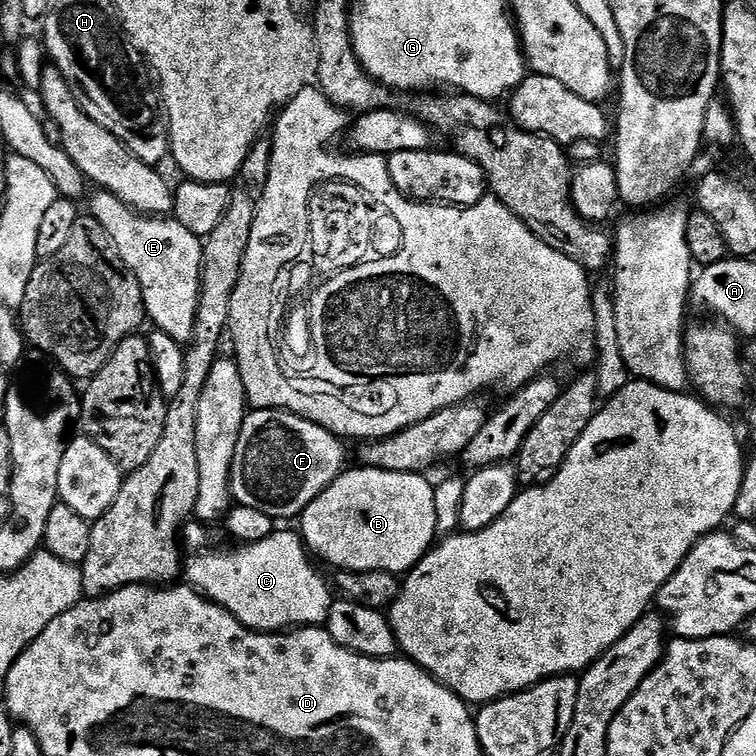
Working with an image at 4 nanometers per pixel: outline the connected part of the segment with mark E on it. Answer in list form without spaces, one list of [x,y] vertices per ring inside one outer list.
[[[96,190],[94,192],[96,193],[92,196],[90,215],[100,223],[102,230],[106,230],[114,250],[122,258],[128,271],[134,274],[134,278],[142,290],[147,319],[151,323],[153,320],[159,331],[170,334],[170,338],[174,338],[181,346],[187,345],[192,339],[192,327],[196,321],[196,311],[200,301],[200,271],[204,253],[201,237],[190,234],[190,230],[186,230],[186,226],[182,226],[174,218],[143,215],[133,211],[108,191]]]

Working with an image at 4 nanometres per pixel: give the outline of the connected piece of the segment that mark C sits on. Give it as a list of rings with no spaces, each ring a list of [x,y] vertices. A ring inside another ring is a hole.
[[[273,530],[262,542],[237,547],[237,552],[212,552],[192,554],[186,560],[187,583],[200,595],[225,608],[239,624],[254,632],[278,632],[289,626],[324,626],[328,623],[328,611],[334,601],[333,589],[324,582],[312,566],[310,553],[301,537],[292,532]]]

